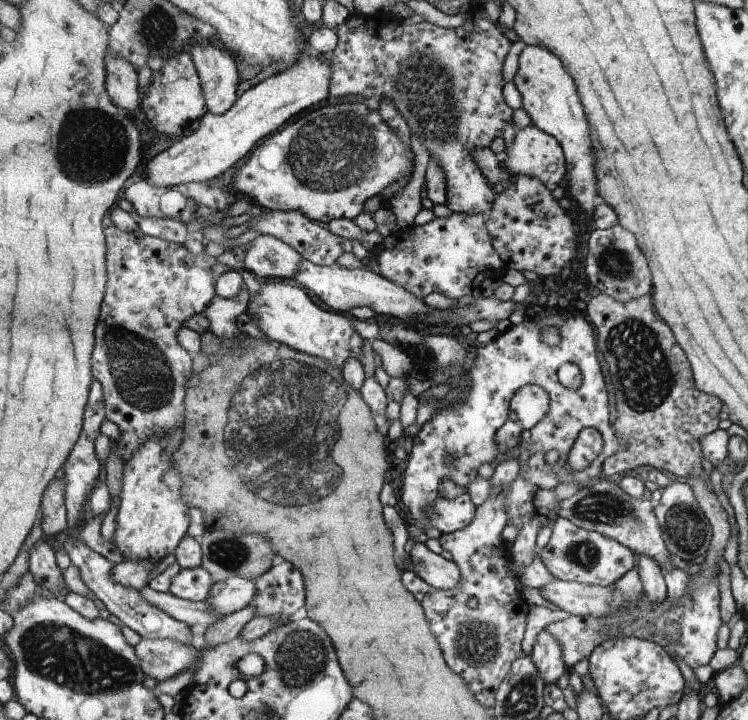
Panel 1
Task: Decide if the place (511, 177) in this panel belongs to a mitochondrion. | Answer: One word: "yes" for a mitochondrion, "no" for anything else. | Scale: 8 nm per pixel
no

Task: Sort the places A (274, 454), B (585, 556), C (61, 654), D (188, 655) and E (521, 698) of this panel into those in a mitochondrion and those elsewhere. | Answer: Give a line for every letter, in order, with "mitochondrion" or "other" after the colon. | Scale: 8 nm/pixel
A: mitochondrion
B: mitochondrion
C: mitochondrion
D: other
E: mitochondrion

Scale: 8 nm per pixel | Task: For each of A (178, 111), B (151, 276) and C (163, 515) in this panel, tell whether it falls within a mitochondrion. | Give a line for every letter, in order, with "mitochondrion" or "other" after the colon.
A: other
B: other
C: other

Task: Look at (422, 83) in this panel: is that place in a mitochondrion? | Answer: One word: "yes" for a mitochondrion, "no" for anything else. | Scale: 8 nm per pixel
yes

